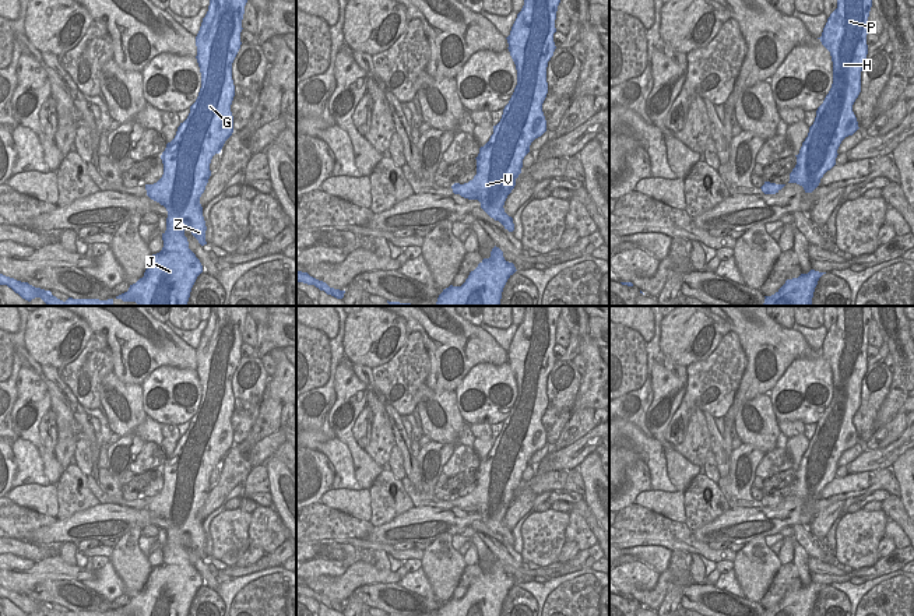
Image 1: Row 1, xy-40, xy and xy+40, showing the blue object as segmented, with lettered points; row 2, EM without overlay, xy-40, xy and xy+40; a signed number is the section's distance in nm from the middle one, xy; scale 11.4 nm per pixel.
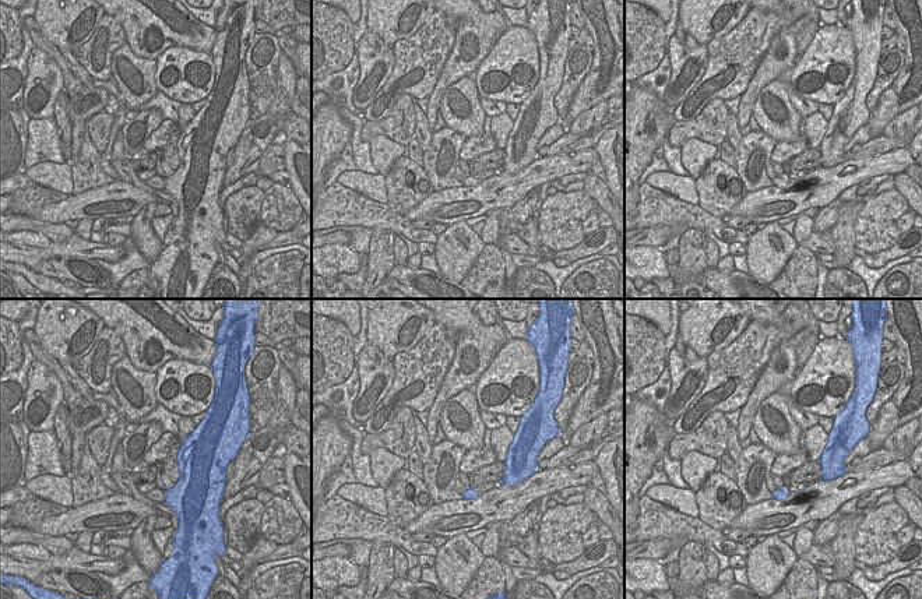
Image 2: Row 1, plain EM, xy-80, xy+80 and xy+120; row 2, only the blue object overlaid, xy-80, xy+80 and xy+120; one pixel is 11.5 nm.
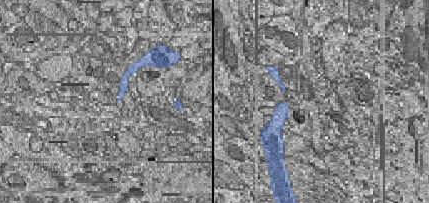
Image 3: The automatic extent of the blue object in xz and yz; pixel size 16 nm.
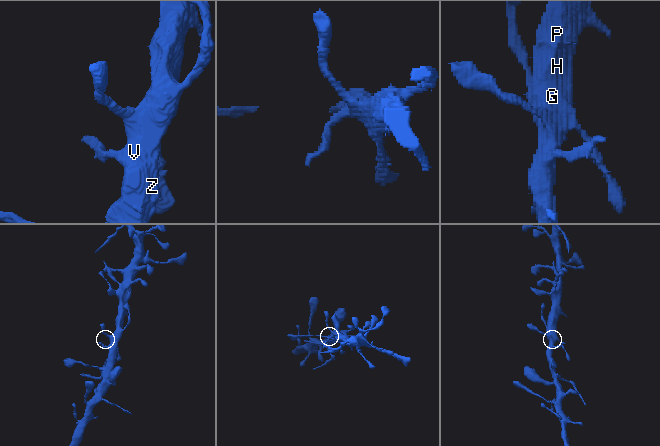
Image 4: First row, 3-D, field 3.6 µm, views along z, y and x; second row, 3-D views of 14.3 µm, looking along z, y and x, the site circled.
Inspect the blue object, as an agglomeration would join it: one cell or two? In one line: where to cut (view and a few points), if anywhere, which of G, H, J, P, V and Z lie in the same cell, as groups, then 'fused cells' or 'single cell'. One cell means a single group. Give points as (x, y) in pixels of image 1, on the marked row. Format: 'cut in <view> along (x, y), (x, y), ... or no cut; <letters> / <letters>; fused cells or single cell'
no cut; G H J P V Z; single cell

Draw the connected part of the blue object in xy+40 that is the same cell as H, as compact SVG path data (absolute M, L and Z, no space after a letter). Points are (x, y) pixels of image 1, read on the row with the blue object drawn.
M837 0L837 8L830 14L818 38L830 52L833 61L833 84L823 103L816 110L813 124L802 142L797 156L797 165L790 173L788 183L797 183L805 193L812 193L820 183L823 175L836 165L837 149L841 141L853 135L859 127L853 112L853 105L861 92L861 71L866 60L868 17L872 0Z

